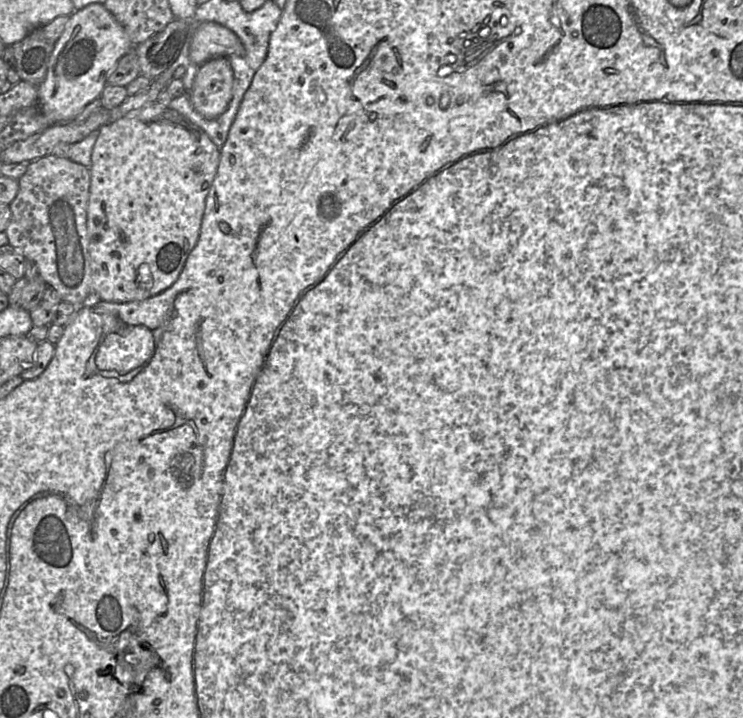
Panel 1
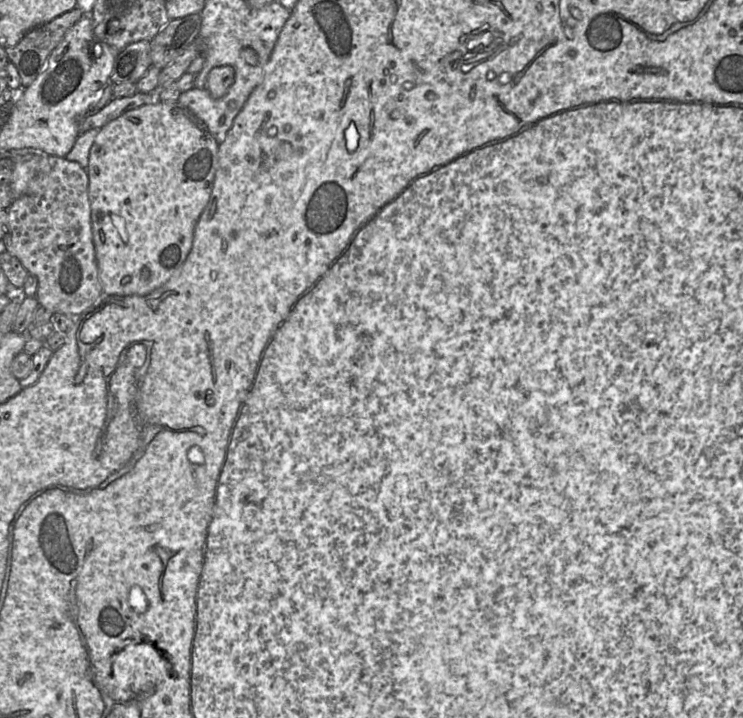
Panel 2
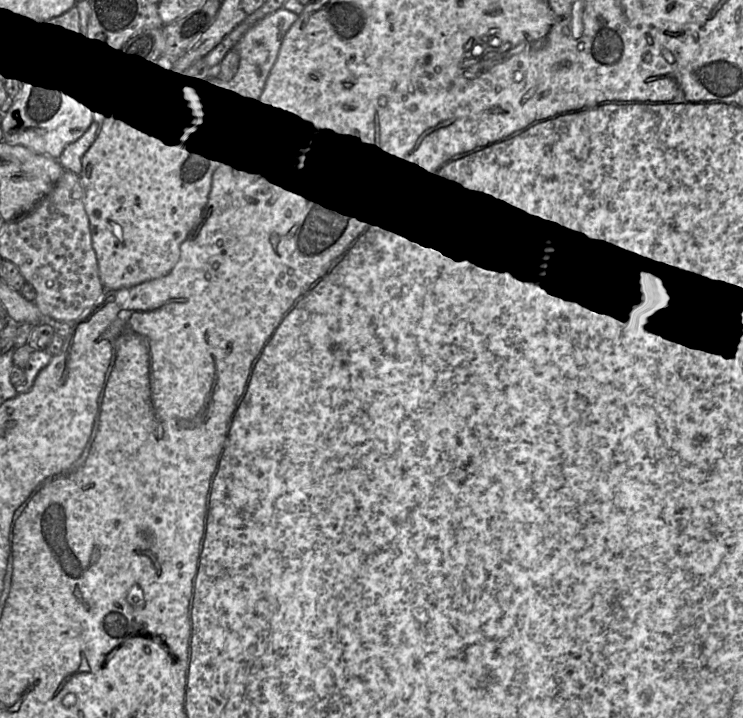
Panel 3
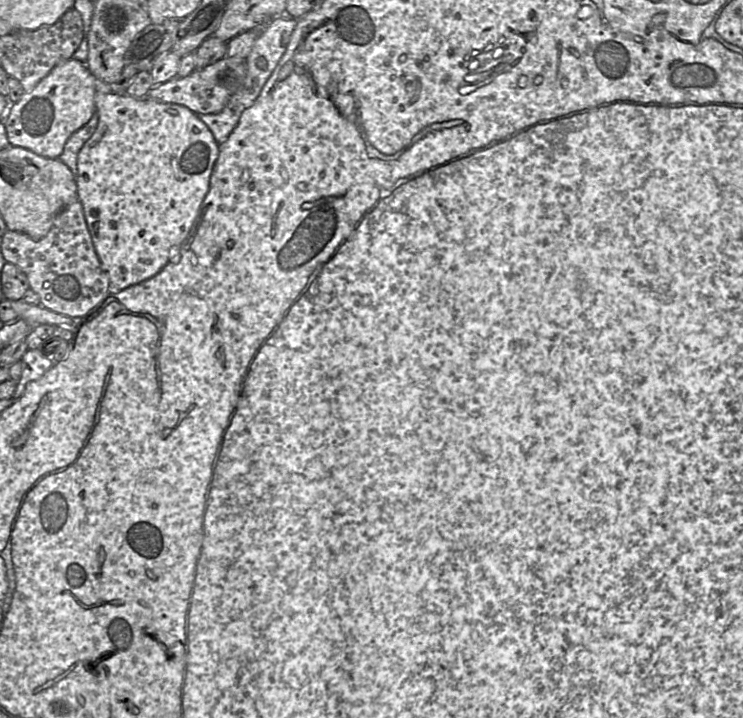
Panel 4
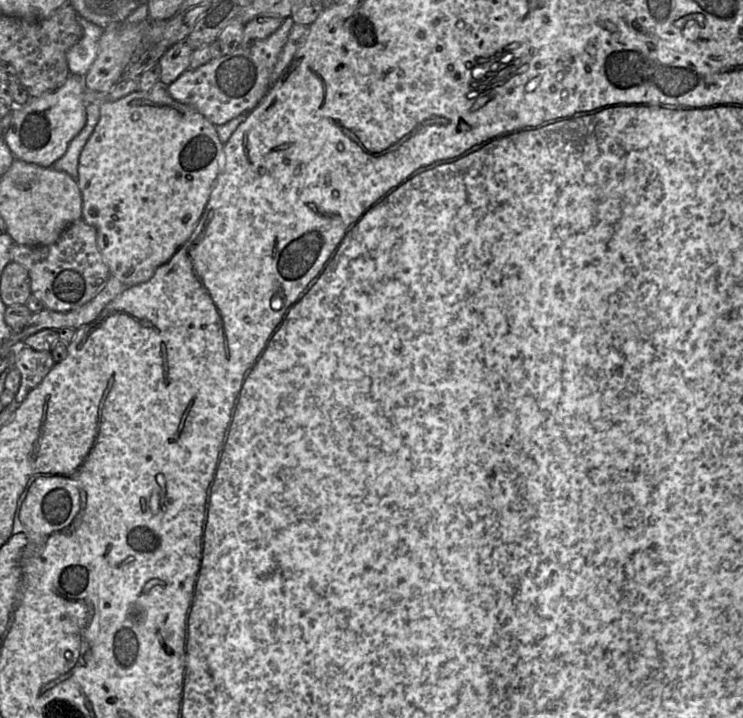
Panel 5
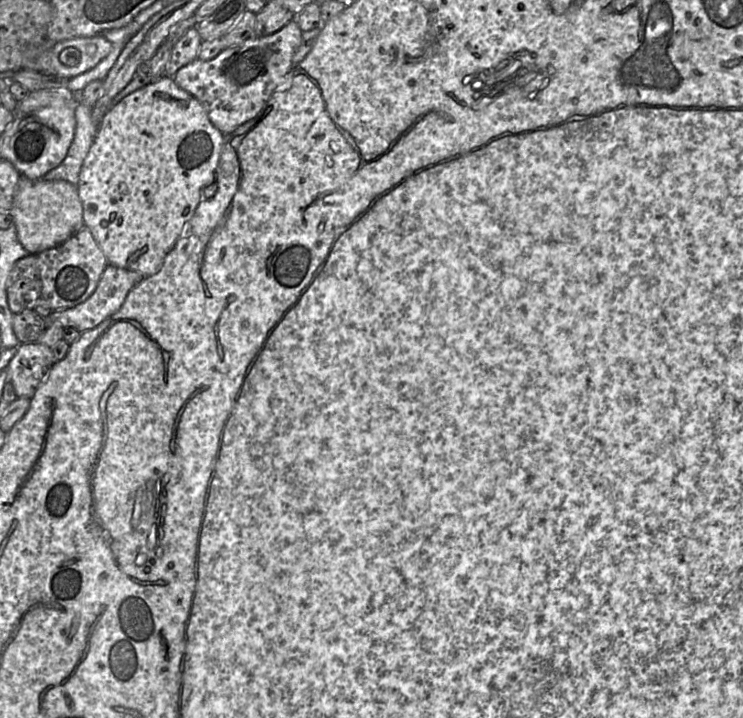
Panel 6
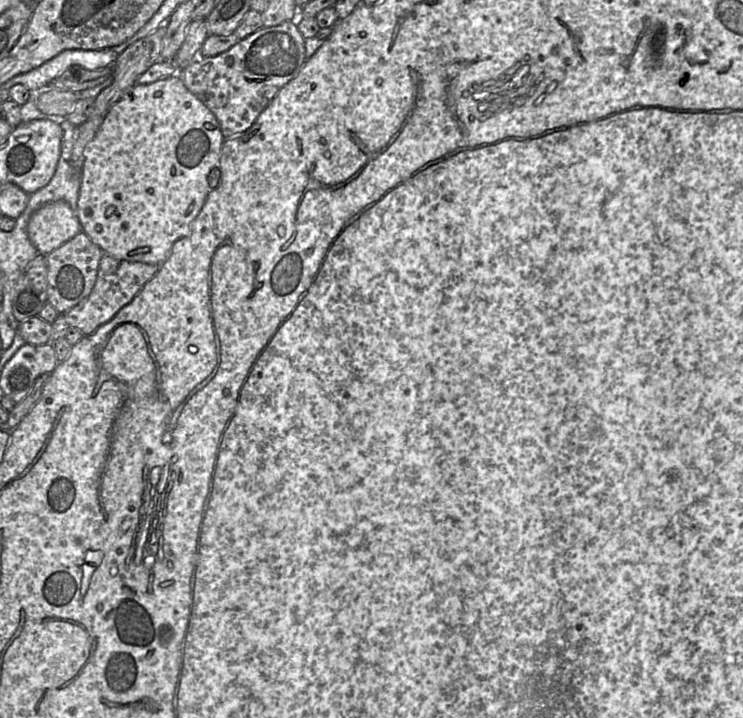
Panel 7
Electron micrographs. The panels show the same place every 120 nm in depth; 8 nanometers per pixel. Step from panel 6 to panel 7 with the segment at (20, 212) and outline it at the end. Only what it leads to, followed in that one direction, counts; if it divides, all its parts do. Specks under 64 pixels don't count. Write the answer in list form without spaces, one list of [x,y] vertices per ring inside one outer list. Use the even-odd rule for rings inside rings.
[[[65,201],[43,205],[31,216],[28,236],[42,255],[48,255],[81,231],[77,214]]]

